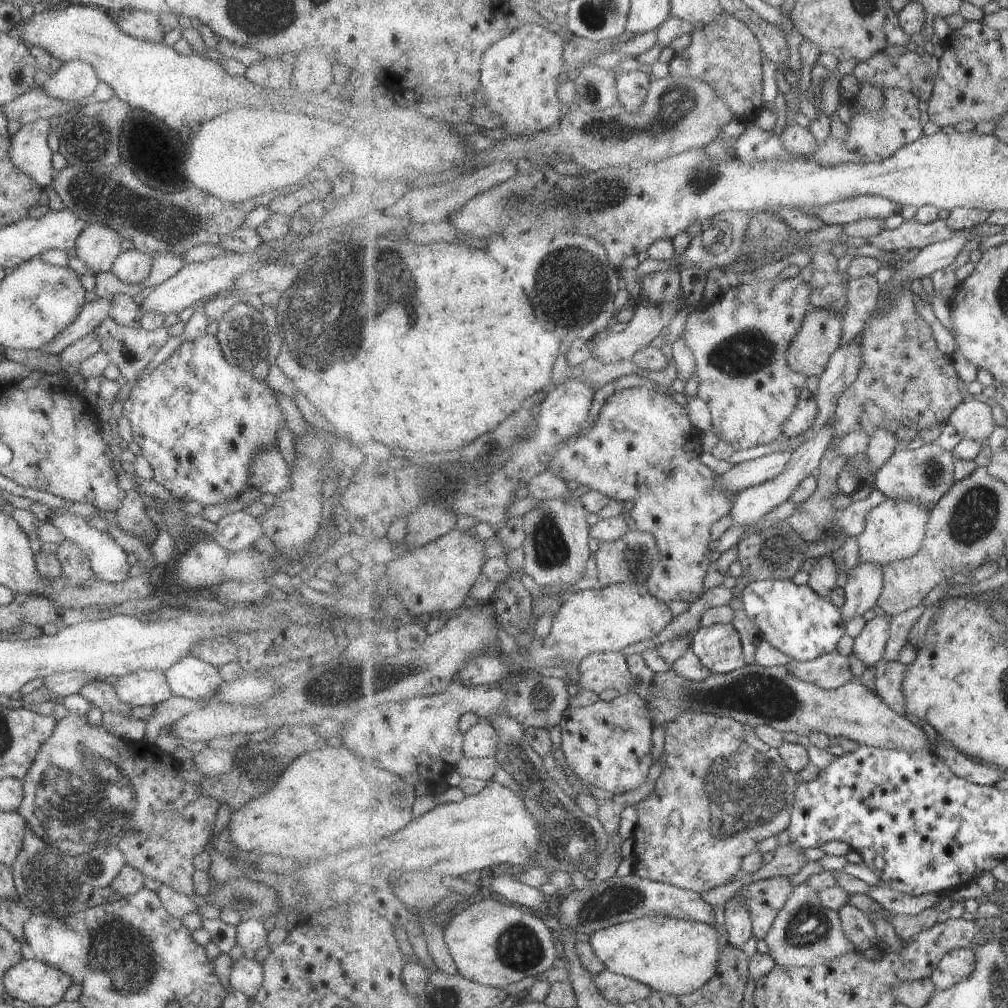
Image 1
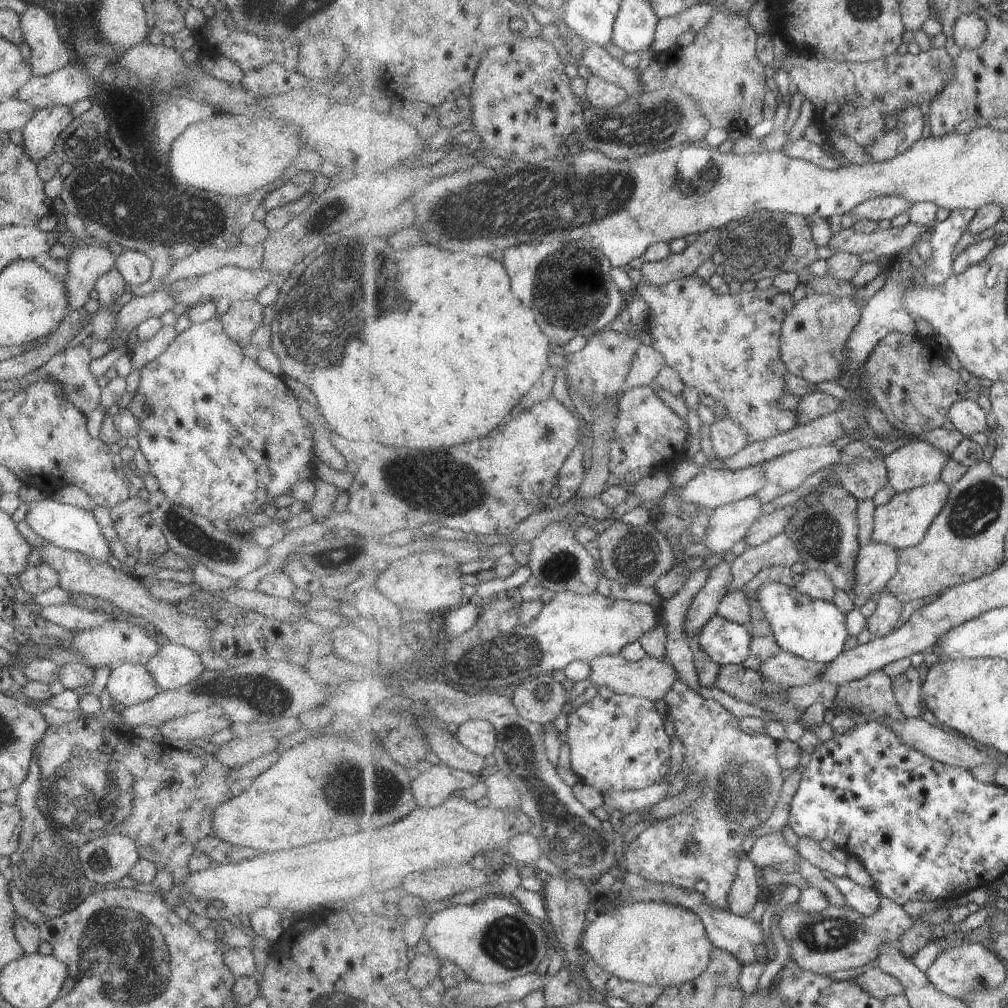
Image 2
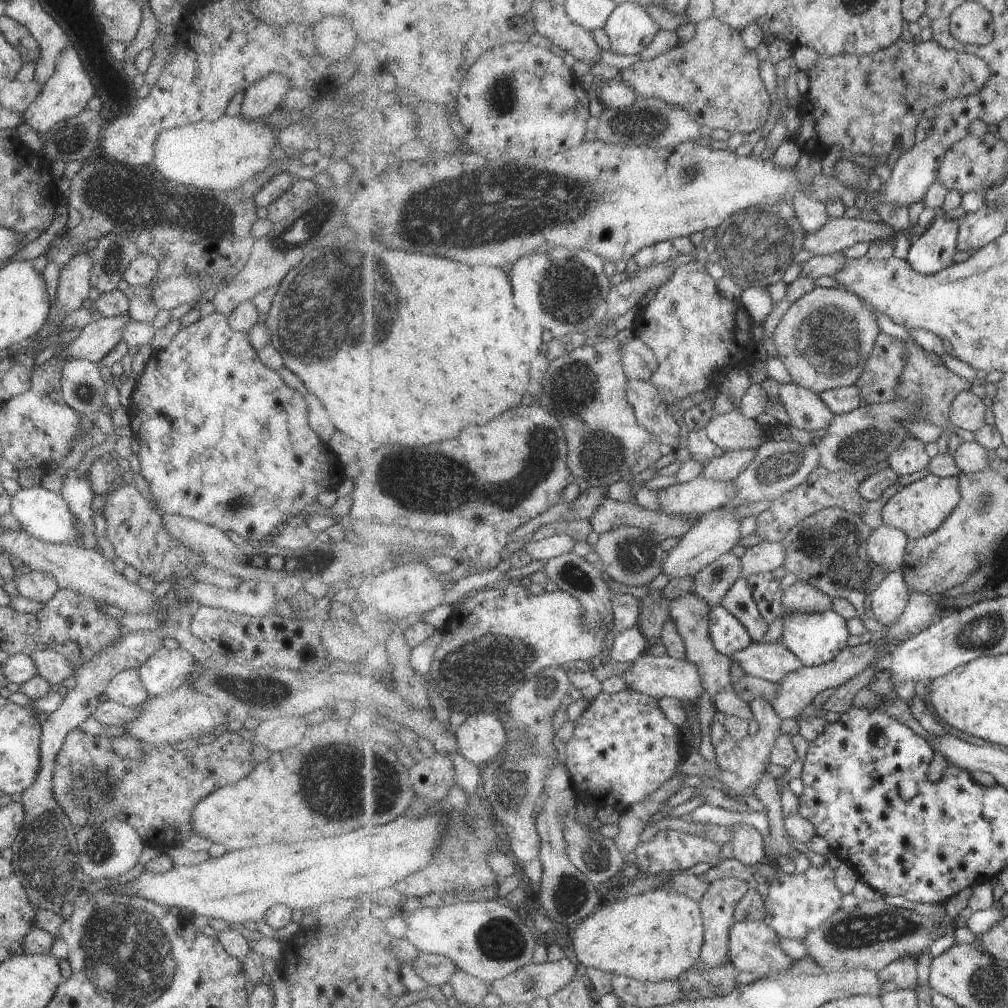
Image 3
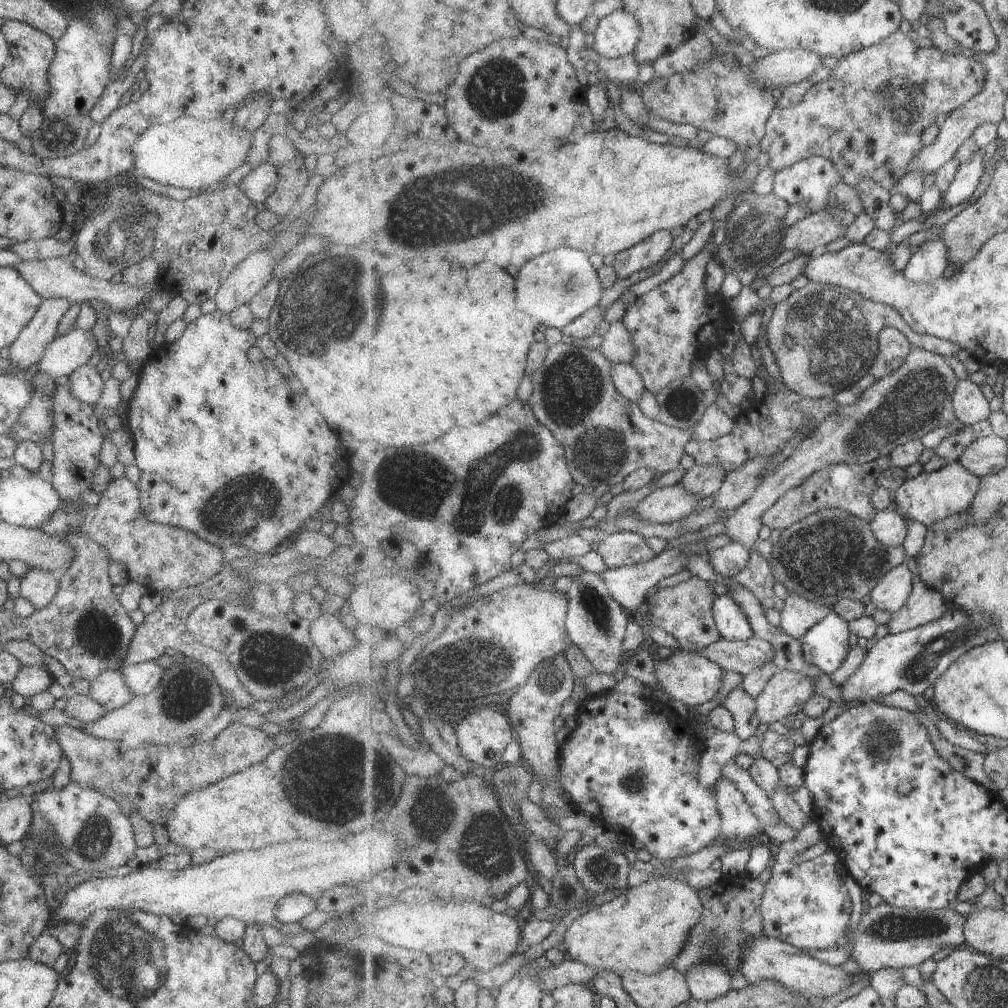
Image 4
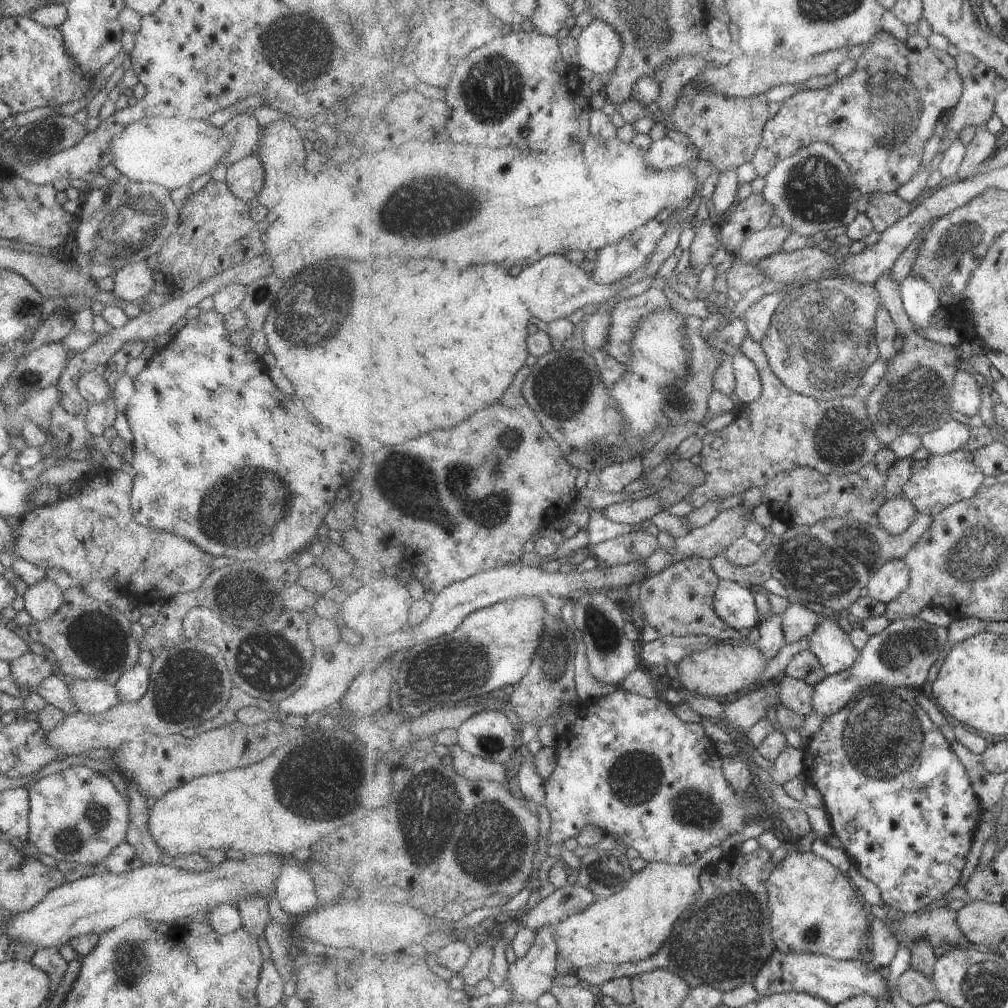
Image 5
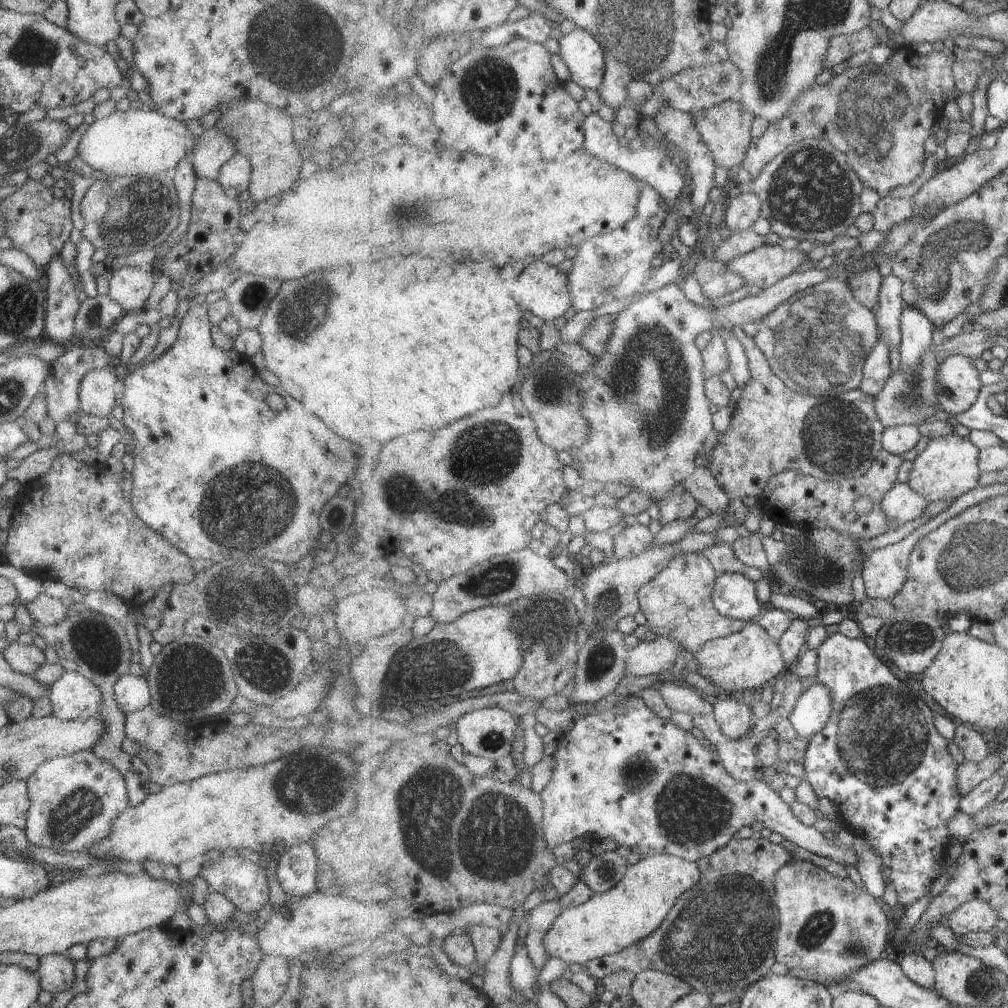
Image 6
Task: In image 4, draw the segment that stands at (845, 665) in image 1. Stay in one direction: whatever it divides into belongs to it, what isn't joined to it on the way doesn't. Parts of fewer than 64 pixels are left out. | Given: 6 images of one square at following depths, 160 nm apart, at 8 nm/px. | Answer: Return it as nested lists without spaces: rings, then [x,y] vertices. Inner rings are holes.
[[[755,636],[741,641],[721,638],[719,642],[701,650],[699,654],[719,664],[721,668],[725,668],[725,671],[734,671],[743,677],[774,660],[773,646]]]

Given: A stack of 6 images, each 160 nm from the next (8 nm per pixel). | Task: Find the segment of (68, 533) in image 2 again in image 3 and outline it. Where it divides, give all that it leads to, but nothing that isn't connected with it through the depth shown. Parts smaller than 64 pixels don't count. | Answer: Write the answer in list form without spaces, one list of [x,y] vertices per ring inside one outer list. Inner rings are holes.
[[[40,484],[20,487],[13,496],[9,496],[9,514],[7,517],[18,521],[21,529],[29,536],[39,538],[44,542],[79,547],[77,522],[75,522],[73,514],[69,512],[67,504],[59,493],[55,494],[55,492],[45,490]]]

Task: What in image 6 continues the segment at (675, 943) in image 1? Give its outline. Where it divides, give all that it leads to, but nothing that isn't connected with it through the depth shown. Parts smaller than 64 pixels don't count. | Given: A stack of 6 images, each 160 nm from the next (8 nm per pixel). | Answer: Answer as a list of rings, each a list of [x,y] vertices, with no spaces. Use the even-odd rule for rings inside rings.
[[[657,855],[641,859],[631,865],[625,873],[624,879],[609,892],[594,893],[582,905],[575,905],[565,909],[555,920],[546,936],[546,949],[550,956],[563,960],[567,964],[584,966],[595,959],[614,955],[641,943],[654,934],[662,926],[663,921],[670,914],[675,903],[690,891],[701,879],[701,869],[698,863],[676,857],[675,855]]]

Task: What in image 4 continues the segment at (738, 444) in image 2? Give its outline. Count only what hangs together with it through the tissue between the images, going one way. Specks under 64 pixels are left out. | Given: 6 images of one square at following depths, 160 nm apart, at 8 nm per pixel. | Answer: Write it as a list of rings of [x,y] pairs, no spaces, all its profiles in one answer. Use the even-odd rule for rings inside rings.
[[[711,404],[693,428],[693,440],[711,441],[733,433],[735,420],[729,418],[717,404]]]

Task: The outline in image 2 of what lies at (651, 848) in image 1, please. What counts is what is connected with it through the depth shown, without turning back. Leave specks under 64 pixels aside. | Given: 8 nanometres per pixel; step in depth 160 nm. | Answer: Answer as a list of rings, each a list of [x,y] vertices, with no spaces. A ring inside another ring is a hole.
[[[680,679],[665,696],[664,702],[670,711],[676,736],[684,747],[683,767],[687,770],[688,786],[703,786],[699,800],[687,808],[683,814],[673,818],[661,819],[646,828],[638,837],[629,843],[625,852],[625,863],[629,873],[634,873],[655,884],[667,884],[695,888],[695,884],[708,884],[705,900],[719,908],[729,911],[729,894],[735,886],[739,871],[739,850],[747,834],[763,826],[771,818],[775,806],[779,804],[781,790],[785,784],[783,768],[778,760],[777,740],[765,734],[750,735],[743,732],[741,721],[731,710],[727,710],[717,700],[704,698],[693,692]]]

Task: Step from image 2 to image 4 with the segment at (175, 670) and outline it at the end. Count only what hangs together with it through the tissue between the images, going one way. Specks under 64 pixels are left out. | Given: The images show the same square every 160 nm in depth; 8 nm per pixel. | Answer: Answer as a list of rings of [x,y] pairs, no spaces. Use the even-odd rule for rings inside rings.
[[[144,661],[123,667],[121,670],[125,686],[129,688],[132,695],[148,694],[161,681],[163,669],[155,662]]]

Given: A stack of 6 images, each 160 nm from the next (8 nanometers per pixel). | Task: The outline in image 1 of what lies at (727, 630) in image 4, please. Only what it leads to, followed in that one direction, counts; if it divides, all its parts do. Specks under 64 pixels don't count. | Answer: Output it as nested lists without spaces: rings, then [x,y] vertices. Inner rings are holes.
[[[731,623],[701,627],[690,648],[712,673],[730,673],[746,665],[741,637]]]

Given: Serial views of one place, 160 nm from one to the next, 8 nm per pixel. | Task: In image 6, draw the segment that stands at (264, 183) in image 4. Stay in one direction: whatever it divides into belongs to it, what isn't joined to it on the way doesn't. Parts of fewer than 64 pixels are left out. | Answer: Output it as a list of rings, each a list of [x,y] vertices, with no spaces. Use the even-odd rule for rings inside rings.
[[[235,153],[219,167],[215,182],[228,197],[236,199],[243,190],[248,190],[251,171],[249,159]]]

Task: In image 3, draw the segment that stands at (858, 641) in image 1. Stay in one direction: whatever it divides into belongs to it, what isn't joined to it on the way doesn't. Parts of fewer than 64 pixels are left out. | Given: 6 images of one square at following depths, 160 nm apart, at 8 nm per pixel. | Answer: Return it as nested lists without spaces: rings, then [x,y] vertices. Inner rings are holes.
[[[903,570],[889,574],[870,596],[876,621],[883,626],[893,624],[903,615],[910,600],[909,586]]]

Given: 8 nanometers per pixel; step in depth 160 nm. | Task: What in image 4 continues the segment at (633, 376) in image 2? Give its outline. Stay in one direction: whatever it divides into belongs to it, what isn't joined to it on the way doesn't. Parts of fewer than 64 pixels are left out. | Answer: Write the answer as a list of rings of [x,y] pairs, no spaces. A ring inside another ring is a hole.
[[[622,321],[609,324],[602,337],[603,340],[598,349],[607,360],[631,363],[631,360],[635,358],[635,352],[637,352],[635,344]]]

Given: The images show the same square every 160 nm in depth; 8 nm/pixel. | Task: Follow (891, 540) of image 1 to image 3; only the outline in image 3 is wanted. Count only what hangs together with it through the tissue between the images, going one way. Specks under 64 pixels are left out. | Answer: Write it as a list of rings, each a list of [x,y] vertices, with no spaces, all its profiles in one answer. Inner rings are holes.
[[[927,475],[902,488],[883,508],[883,523],[903,530],[910,540],[920,540],[936,532],[961,504],[960,478]]]

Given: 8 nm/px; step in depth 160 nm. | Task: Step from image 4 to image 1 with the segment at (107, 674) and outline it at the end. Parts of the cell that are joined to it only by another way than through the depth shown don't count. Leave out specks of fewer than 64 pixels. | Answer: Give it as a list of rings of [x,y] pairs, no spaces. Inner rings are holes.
[[[133,671],[112,684],[117,698],[131,707],[154,707],[172,695],[161,671]]]

